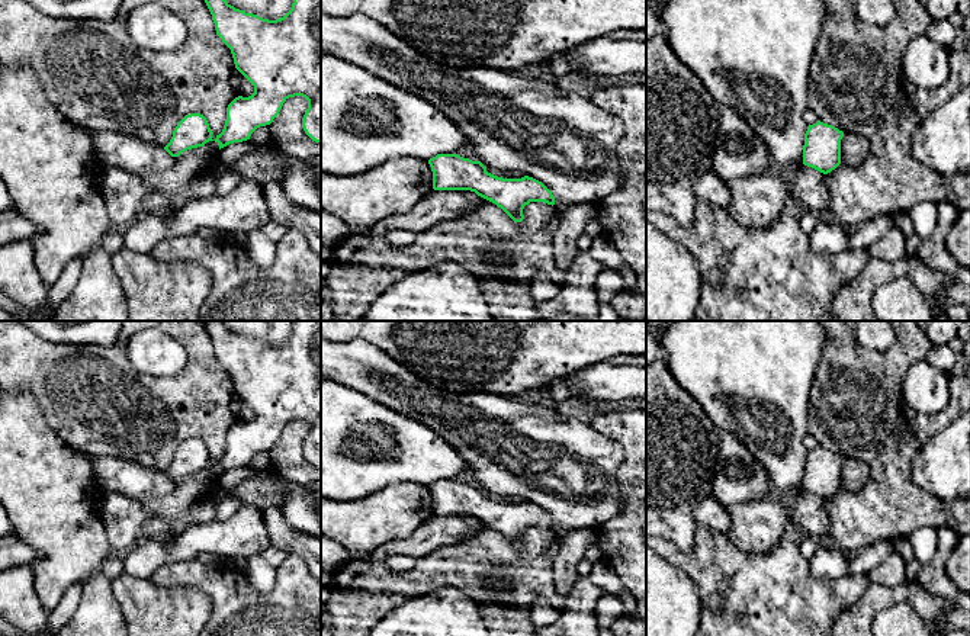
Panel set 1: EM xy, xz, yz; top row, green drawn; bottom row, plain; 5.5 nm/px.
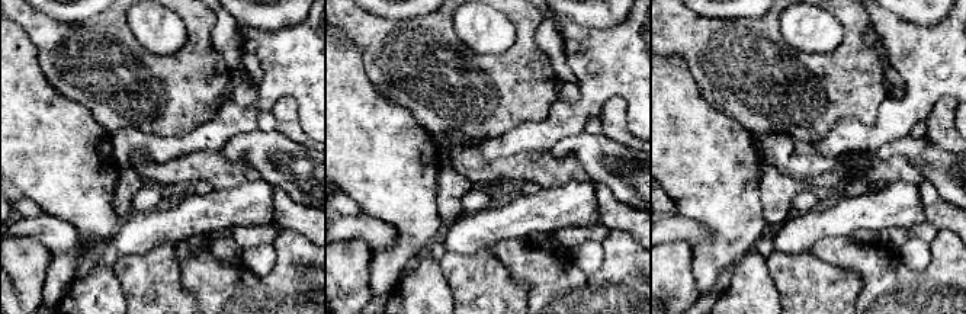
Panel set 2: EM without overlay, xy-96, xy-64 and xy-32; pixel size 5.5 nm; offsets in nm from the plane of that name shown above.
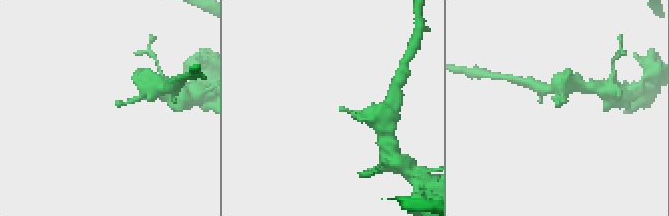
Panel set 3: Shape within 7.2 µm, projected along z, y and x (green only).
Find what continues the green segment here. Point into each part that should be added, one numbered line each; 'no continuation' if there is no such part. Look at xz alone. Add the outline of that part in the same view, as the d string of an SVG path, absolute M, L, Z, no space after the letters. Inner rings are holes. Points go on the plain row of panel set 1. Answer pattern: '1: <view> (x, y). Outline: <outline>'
no continuation

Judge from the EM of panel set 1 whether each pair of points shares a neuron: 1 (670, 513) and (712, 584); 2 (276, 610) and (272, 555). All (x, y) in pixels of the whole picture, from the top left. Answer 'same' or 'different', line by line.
1: different
2: different

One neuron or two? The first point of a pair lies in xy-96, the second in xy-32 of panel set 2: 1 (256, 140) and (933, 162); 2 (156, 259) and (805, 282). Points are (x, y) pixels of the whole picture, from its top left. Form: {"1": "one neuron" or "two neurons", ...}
{"1": "one neuron", "2": "one neuron"}

